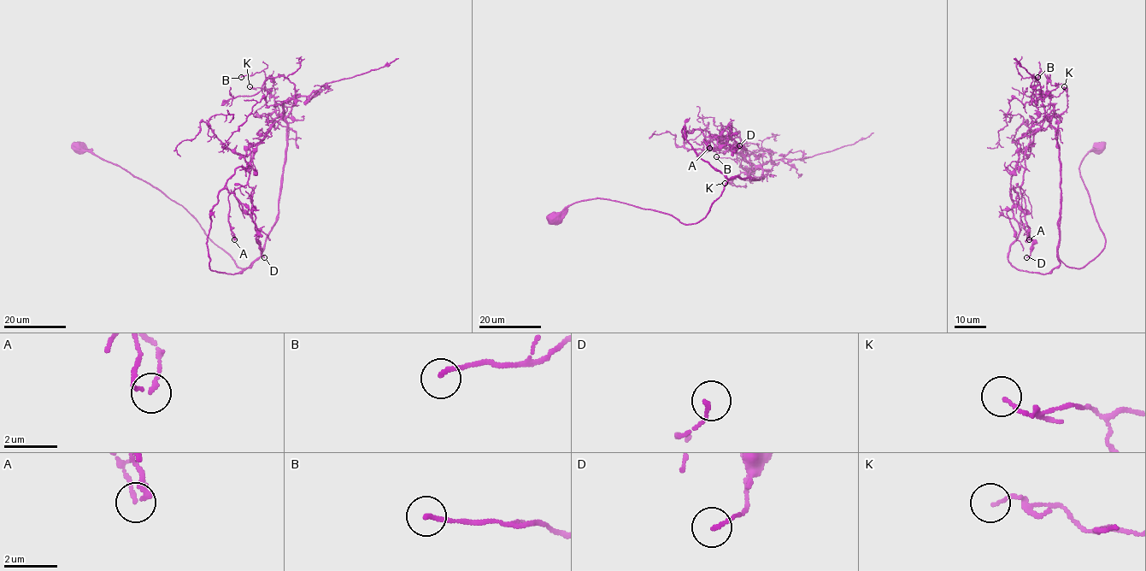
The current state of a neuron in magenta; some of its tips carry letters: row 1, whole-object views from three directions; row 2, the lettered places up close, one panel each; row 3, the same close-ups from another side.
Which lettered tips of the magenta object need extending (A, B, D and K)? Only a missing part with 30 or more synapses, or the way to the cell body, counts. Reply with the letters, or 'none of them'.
none of them

